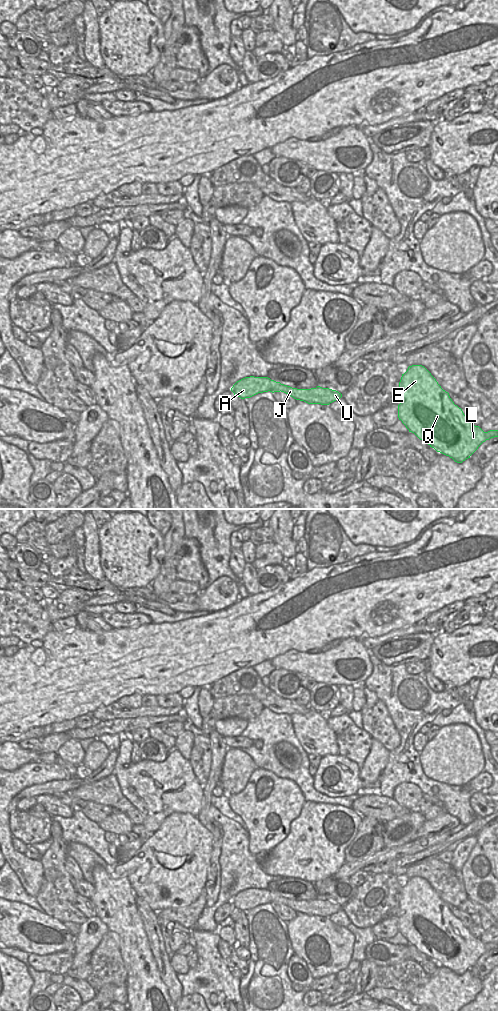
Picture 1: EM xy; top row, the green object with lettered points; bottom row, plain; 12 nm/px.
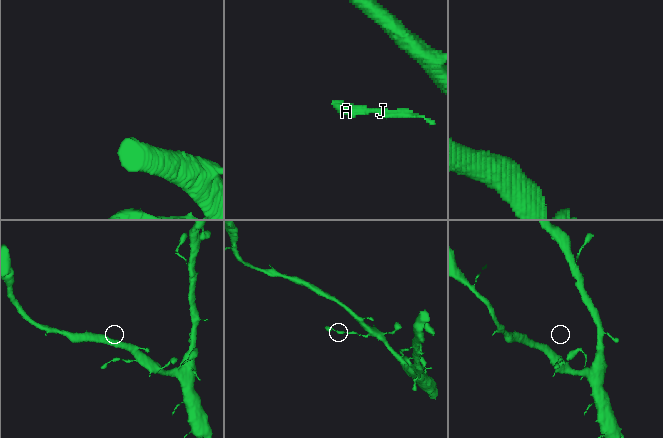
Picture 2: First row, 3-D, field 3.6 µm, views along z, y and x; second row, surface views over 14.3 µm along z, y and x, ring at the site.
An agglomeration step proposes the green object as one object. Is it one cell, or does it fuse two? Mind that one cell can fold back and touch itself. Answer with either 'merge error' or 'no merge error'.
merge error

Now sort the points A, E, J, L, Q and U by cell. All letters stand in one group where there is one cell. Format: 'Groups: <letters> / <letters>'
Groups: A / E J L Q U.

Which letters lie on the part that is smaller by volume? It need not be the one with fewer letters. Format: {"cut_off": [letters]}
{"cut_off": ["A"]}

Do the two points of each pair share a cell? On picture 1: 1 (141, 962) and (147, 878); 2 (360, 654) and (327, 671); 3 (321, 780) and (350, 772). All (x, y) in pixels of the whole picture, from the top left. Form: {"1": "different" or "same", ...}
{"1": "different", "2": "same", "3": "same"}

